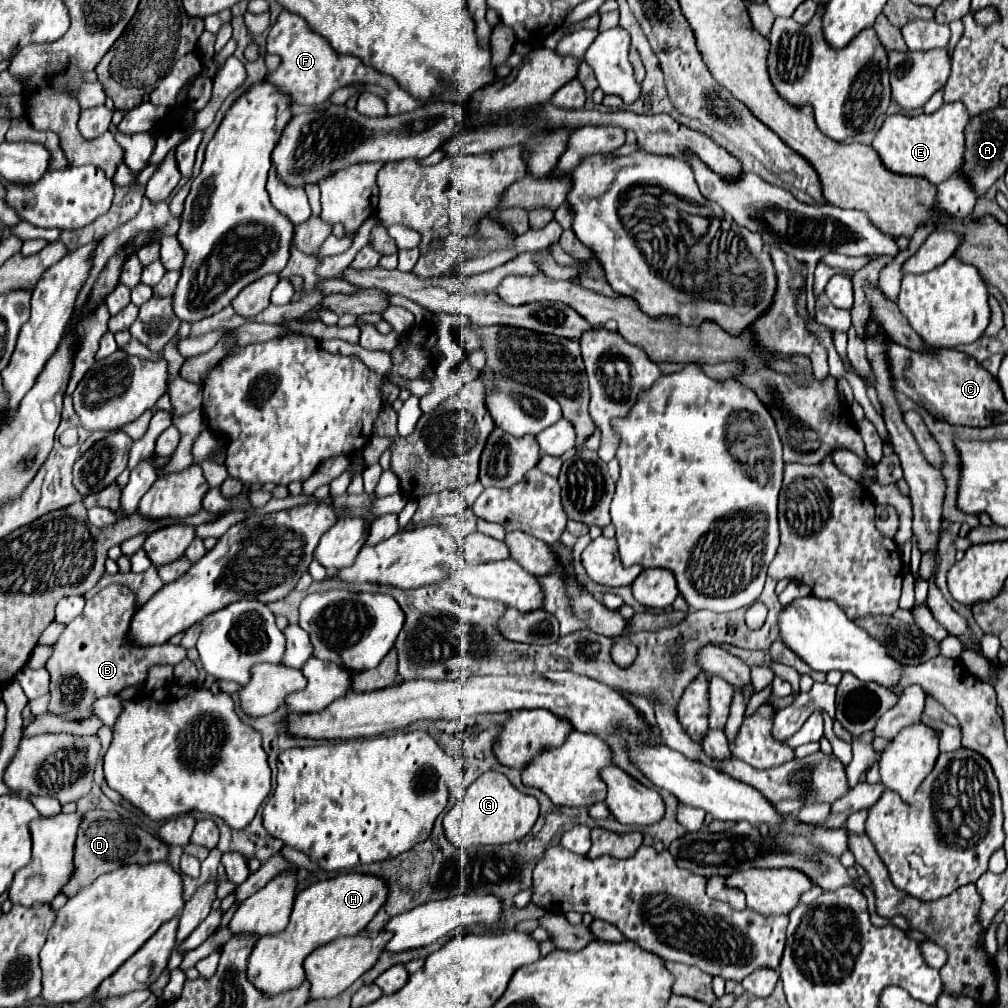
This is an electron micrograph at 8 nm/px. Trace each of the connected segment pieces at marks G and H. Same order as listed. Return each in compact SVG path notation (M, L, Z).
M489 771L467 787L465 799L445 815L443 829L447 841L451 841L455 849L467 849L471 845L507 845L525 837L535 825L537 815L539 803L535 797L517 791L505 775Z
M339 873L333 879L309 885L295 897L289 925L281 933L259 937L249 957L249 981L269 995L295 989L305 981L303 959L307 953L339 937L359 935L383 907L387 893L387 883L381 877L365 873Z

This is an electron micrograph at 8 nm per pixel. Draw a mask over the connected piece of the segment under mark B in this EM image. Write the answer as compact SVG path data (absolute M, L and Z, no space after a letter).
M109 585L85 603L83 613L63 629L47 659L45 669L51 677L51 699L45 713L57 715L63 721L85 721L93 717L95 699L117 695L127 687L143 683L153 665L177 665L187 657L185 649L169 642L139 649L137 645L129 645L125 637L129 635L129 623L135 611L137 597L125 585Z

